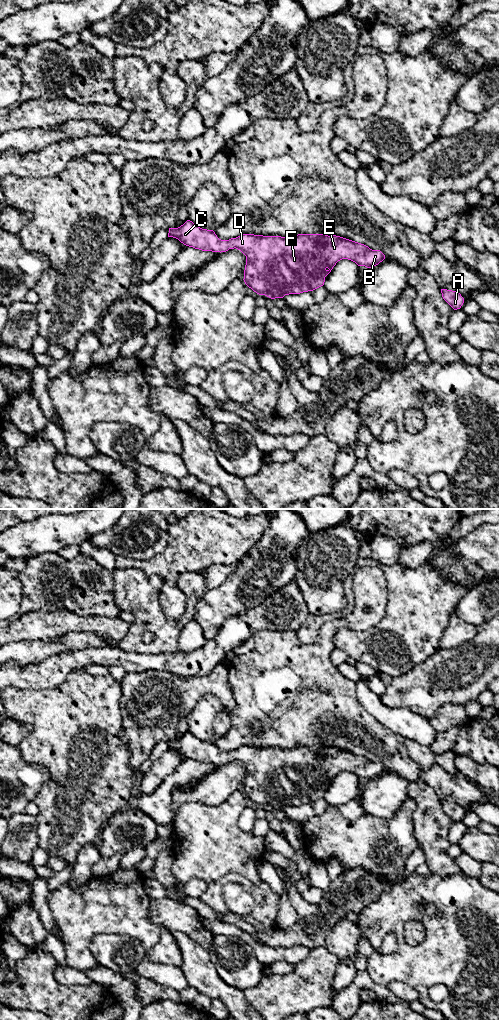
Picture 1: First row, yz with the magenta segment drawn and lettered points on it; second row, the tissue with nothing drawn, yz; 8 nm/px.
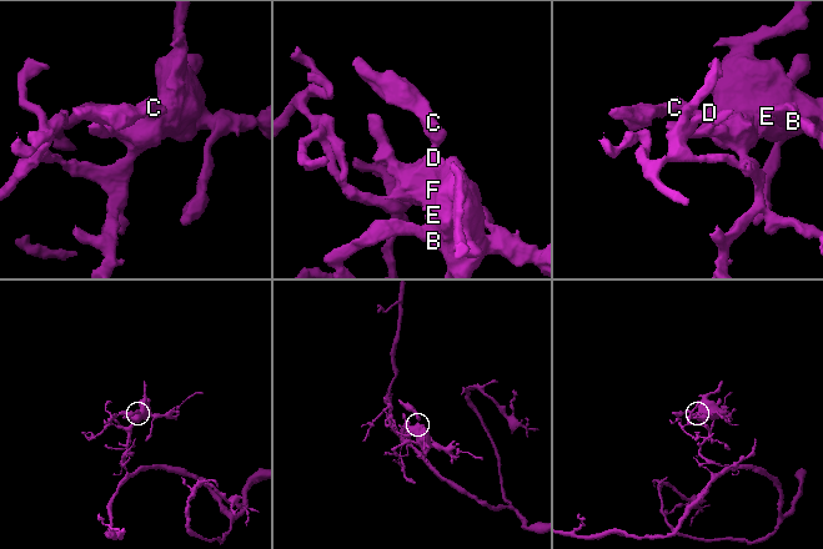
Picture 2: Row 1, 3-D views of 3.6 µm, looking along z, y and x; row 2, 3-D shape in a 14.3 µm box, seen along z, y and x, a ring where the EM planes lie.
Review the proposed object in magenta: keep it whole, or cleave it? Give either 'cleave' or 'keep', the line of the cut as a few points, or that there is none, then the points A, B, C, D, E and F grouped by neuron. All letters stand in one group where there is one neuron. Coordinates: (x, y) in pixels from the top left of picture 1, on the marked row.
keep; no cut; A B C D E F

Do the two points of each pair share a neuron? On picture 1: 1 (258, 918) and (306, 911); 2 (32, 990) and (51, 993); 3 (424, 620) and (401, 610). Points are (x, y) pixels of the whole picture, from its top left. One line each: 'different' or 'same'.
1: different
2: same
3: same

